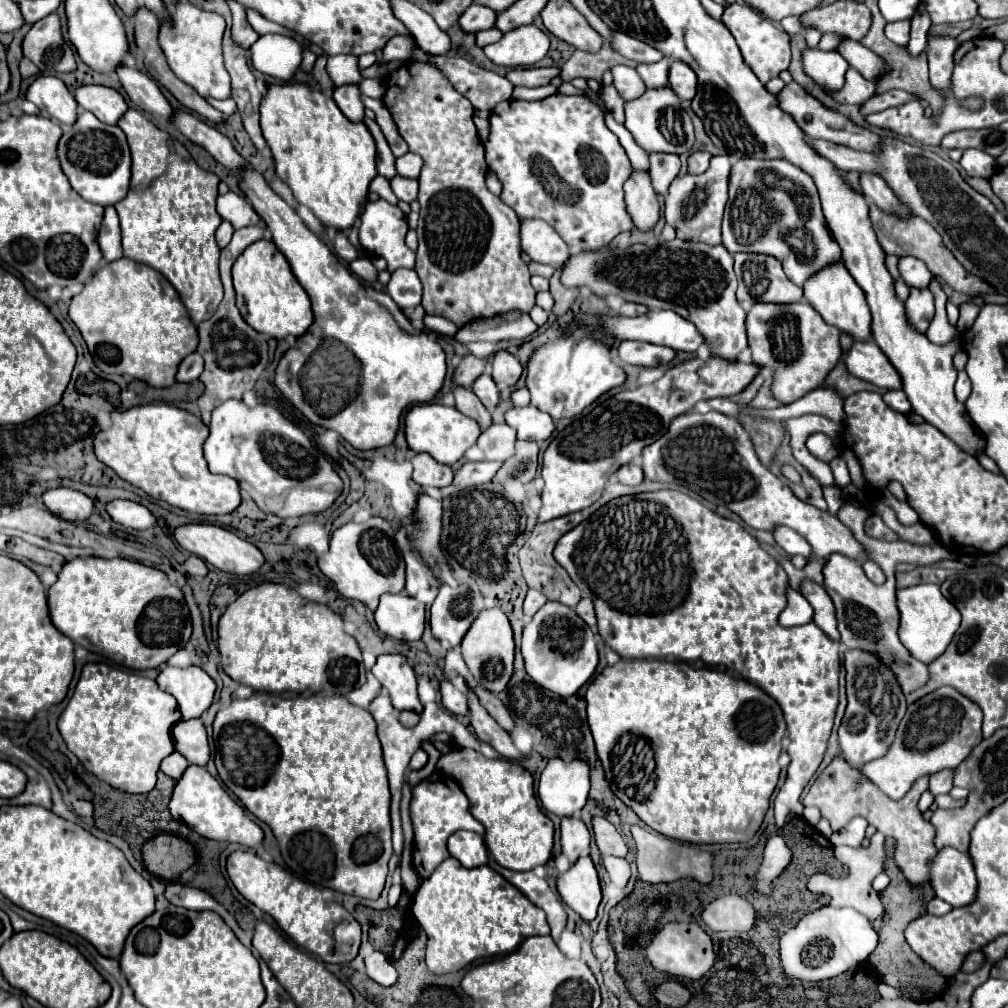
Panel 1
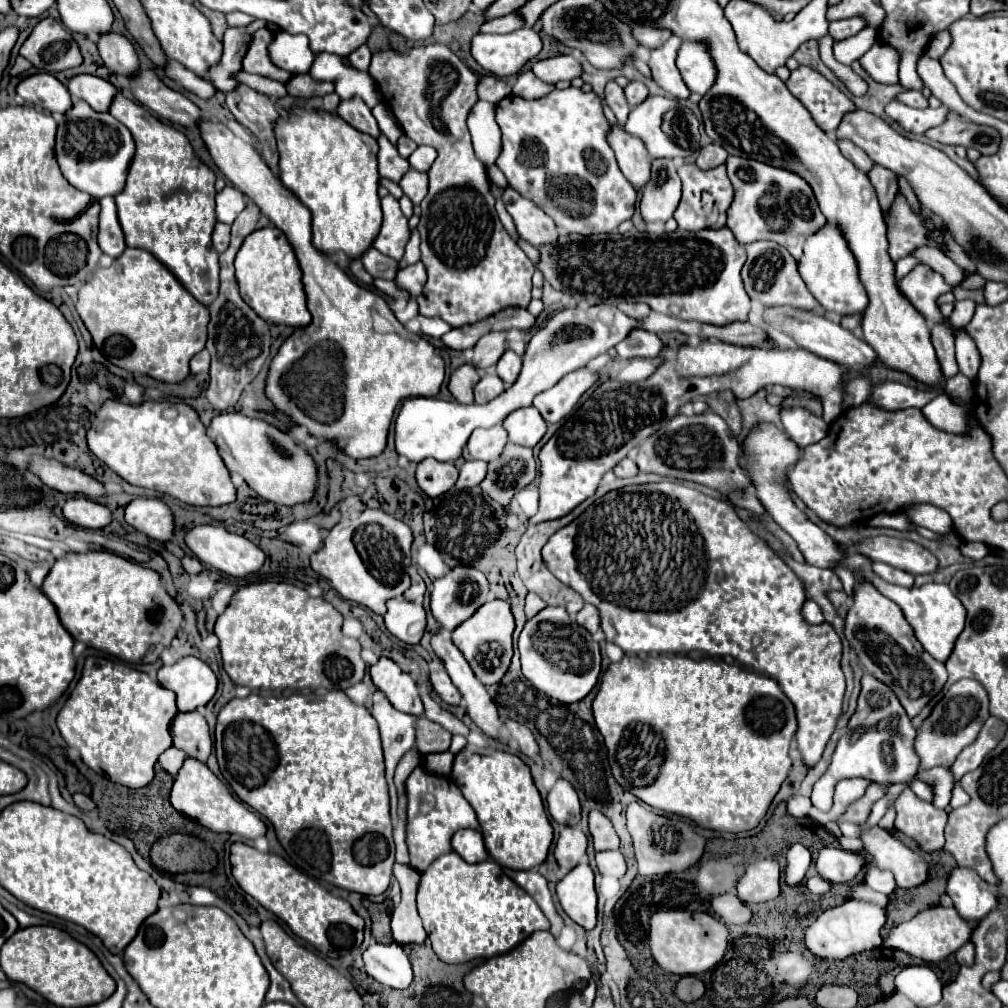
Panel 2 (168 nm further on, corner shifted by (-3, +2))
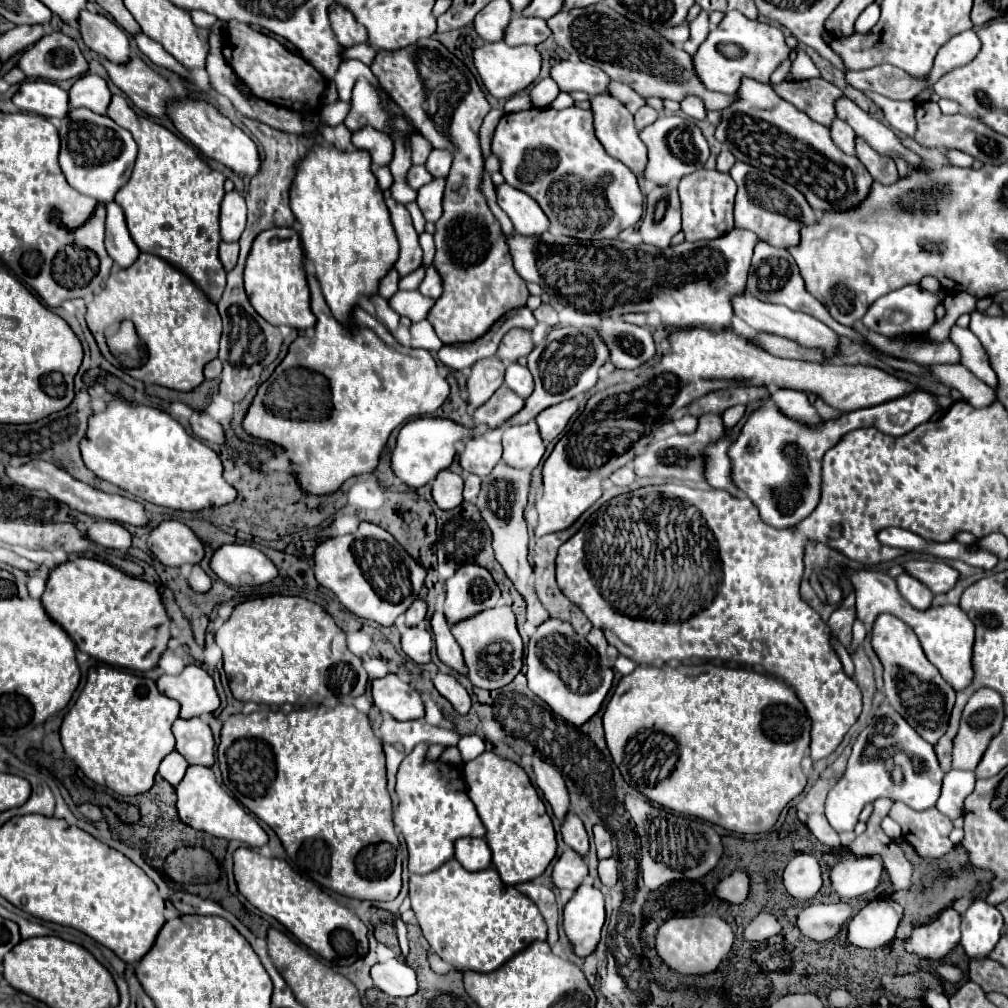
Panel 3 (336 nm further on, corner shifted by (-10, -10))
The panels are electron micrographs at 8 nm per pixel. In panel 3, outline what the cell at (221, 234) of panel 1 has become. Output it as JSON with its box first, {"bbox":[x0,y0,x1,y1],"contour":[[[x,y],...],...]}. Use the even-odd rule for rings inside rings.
{"bbox":[220,241,240,271],"contour":[[[226,241],[220,243],[220,261],[226,271],[234,269],[234,265],[238,261],[238,249],[240,249],[238,243],[226,243]]]}

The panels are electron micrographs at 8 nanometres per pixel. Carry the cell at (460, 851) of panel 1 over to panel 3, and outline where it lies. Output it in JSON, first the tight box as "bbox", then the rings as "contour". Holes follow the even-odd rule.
{"bbox":[454,839,490,871],"contour":[[[458,839],[454,845],[454,857],[468,869],[468,871],[482,871],[490,865],[490,847],[484,839]]]}

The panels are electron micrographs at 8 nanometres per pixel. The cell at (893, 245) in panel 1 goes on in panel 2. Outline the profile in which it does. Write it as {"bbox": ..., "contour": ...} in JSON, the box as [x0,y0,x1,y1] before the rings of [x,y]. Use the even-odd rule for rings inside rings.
{"bbox":[869,165,899,215],"contour":[[[875,165],[873,171],[869,173],[869,179],[871,179],[871,183],[877,191],[881,211],[883,211],[883,215],[887,215],[887,209],[891,209],[891,201],[895,201],[895,197],[899,195],[897,177],[889,169],[885,169],[881,165]]]}

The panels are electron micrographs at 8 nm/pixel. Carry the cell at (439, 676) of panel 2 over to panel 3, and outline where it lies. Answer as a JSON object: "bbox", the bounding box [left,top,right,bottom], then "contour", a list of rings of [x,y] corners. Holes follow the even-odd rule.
{"bbox":[434,673,470,715],"contour":[[[438,673],[438,675],[434,677],[434,687],[438,689],[438,693],[440,693],[442,697],[446,697],[446,699],[452,703],[452,707],[454,707],[458,713],[462,713],[462,715],[468,713],[468,709],[470,709],[470,695],[466,693],[466,689],[464,689],[452,675]]]}

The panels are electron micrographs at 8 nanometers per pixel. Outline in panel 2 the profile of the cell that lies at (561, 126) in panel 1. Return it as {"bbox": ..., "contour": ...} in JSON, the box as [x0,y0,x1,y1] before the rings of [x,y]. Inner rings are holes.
{"bbox":[497,87,637,233],"contour":[[[569,87],[569,89],[555,89],[553,93],[541,97],[541,99],[535,99],[535,101],[529,101],[529,99],[521,99],[521,97],[515,97],[515,95],[509,95],[505,97],[503,101],[497,103],[497,125],[501,129],[501,135],[503,135],[503,147],[501,147],[501,155],[497,157],[497,167],[505,173],[507,181],[509,181],[509,187],[519,191],[521,197],[527,197],[529,201],[533,201],[539,209],[543,209],[555,223],[557,227],[565,229],[567,233],[611,233],[615,231],[623,221],[631,219],[633,217],[633,211],[635,211],[635,201],[637,201],[637,191],[633,189],[633,185],[623,177],[617,161],[615,161],[615,153],[611,149],[611,145],[607,145],[607,119],[603,115],[603,109],[601,109],[601,99],[591,91],[591,93],[583,93],[581,89],[575,89],[575,87]]]}

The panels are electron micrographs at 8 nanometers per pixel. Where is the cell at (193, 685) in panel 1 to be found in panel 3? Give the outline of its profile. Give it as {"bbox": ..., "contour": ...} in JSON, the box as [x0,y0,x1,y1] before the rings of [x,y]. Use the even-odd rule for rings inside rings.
{"bbox":[156,665,220,719],"contour":[[[188,665],[180,675],[162,675],[156,685],[164,695],[180,703],[182,719],[212,713],[220,707],[212,677],[196,665]]]}

